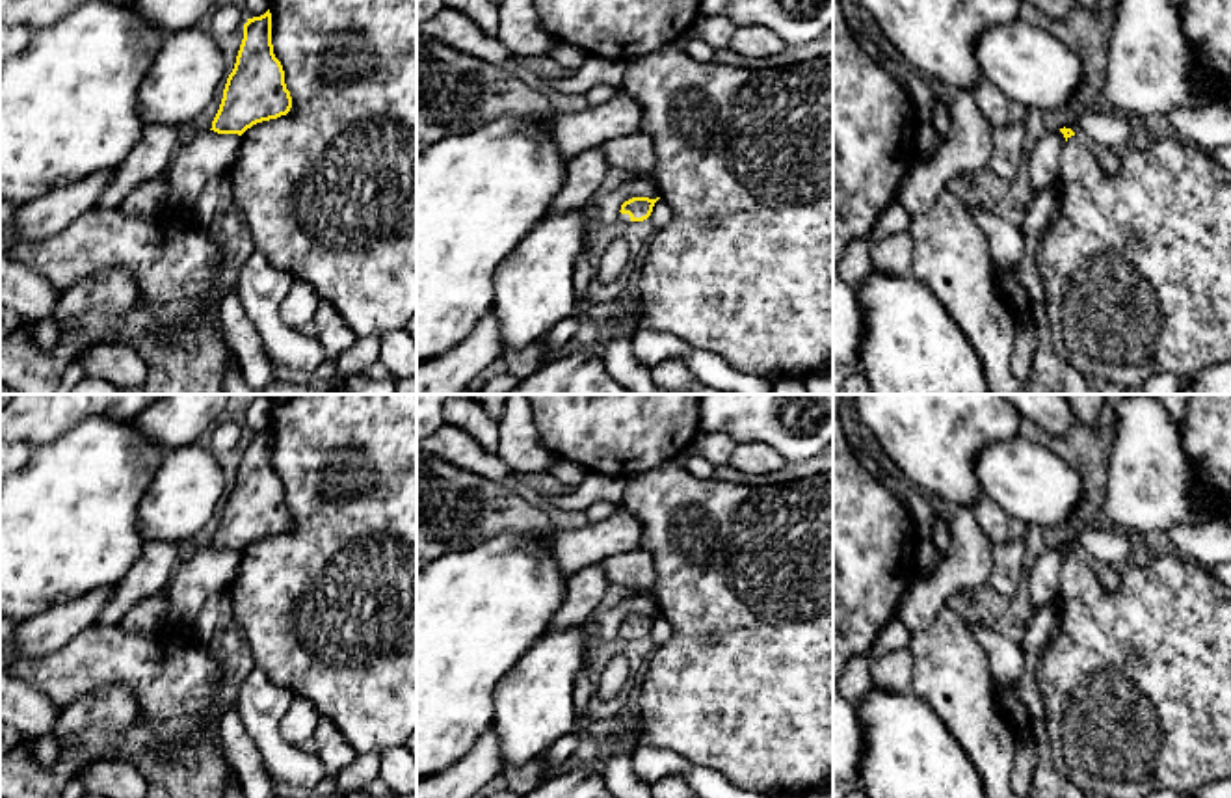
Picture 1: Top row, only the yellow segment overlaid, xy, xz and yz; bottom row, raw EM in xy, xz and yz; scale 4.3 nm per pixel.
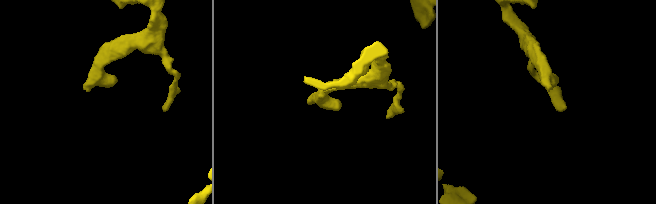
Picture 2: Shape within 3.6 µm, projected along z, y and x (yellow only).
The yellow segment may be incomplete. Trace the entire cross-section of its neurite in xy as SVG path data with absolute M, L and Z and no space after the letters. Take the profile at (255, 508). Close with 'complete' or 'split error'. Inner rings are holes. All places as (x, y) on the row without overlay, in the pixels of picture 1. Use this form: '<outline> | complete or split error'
M268 426L244 441L236 480L210 547L242 552L257 539L286 532L290 525L292 513L285 500L285 487L273 471Z | complete

